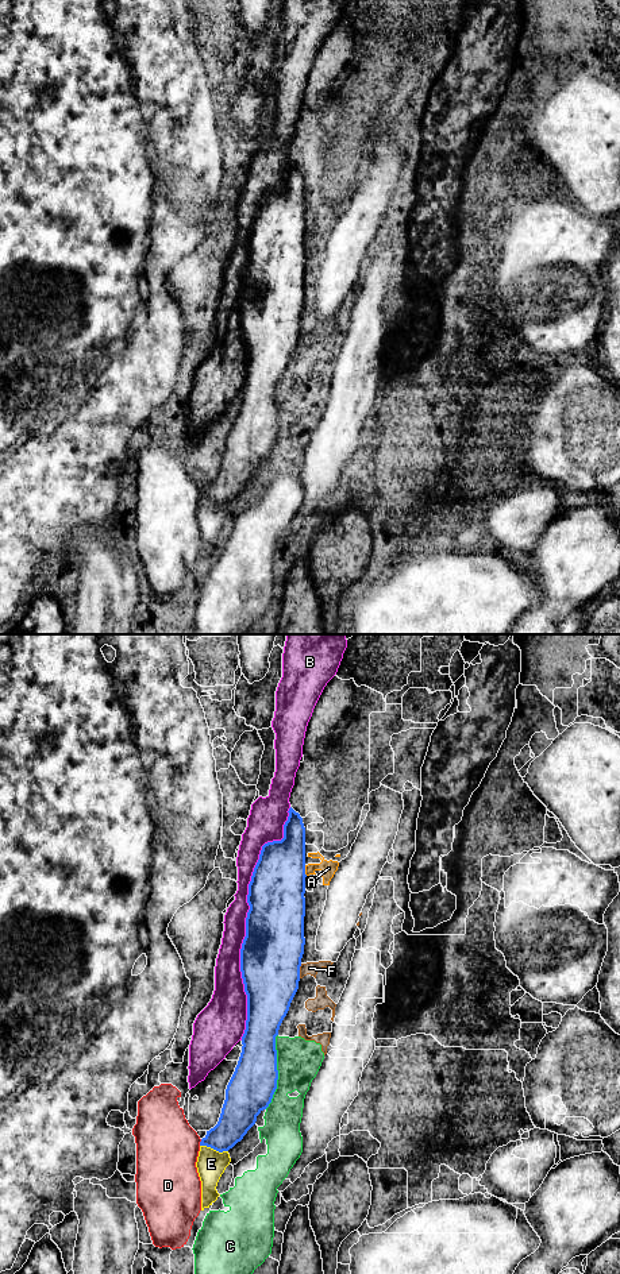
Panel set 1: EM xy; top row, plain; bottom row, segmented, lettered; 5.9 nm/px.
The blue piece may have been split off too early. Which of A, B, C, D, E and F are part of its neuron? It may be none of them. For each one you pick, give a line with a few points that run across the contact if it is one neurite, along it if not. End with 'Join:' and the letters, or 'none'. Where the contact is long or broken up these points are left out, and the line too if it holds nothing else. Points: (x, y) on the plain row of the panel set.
Join: none

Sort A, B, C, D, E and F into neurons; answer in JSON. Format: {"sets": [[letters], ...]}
{"sets": [["A", "C", "F"], ["B"], ["D"], ["E"]]}

